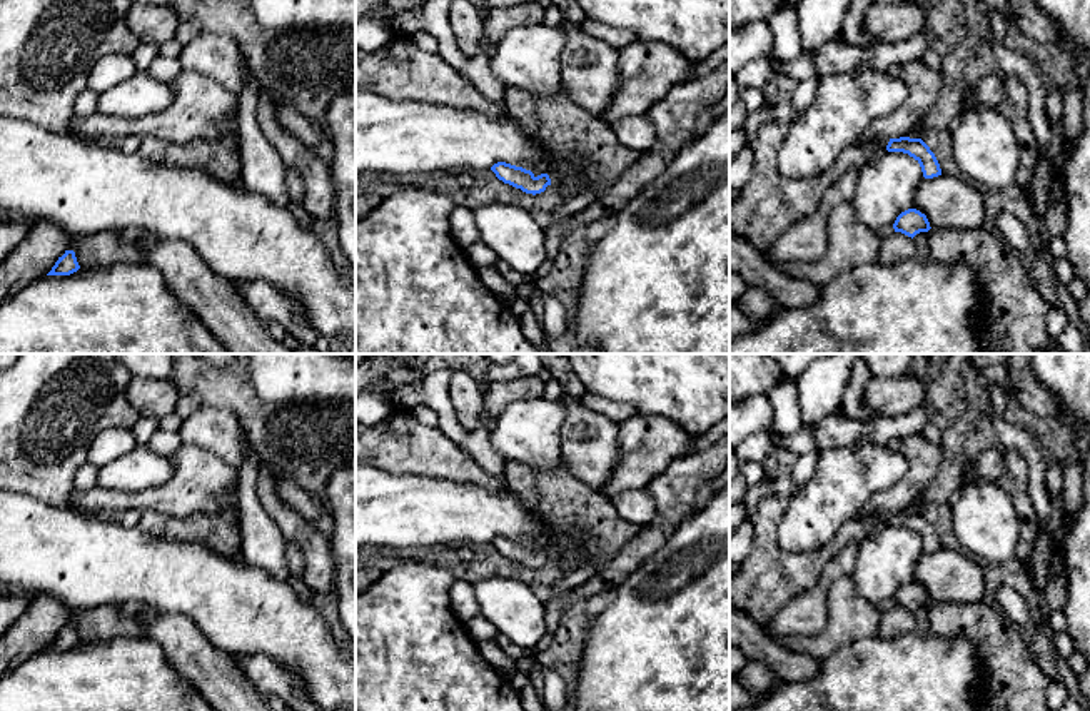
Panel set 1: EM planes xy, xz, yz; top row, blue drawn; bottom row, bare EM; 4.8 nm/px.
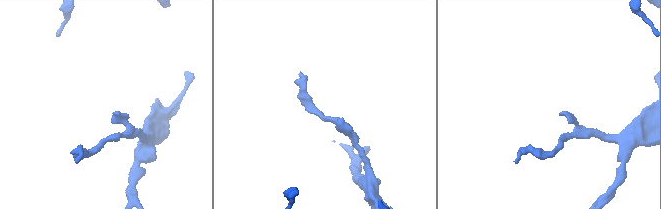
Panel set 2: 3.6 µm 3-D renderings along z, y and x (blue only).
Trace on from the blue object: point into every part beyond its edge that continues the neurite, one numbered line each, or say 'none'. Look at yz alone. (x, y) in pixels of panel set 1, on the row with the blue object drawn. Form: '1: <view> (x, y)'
1: yz (865, 139)

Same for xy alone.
none

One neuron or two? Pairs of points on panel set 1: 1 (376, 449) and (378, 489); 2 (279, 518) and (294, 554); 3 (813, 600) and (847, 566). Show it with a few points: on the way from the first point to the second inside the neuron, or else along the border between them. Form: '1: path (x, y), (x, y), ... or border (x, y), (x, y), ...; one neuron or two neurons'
1: border (373, 466), (383, 471), (414, 474); two neurons
2: border (287, 541), (302, 554), (301, 576); two neurons
3: path (822, 589), (837, 571); one neuron

